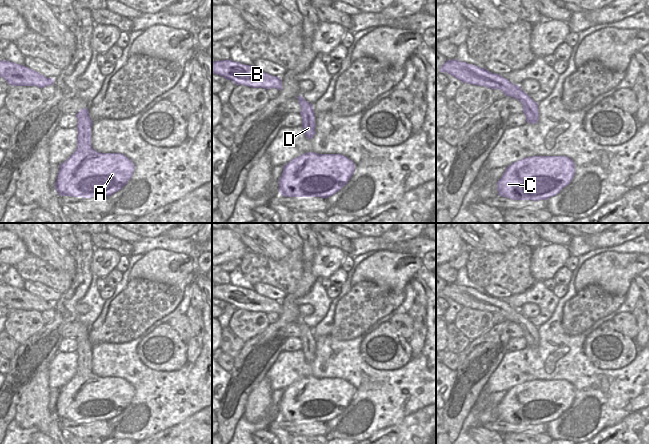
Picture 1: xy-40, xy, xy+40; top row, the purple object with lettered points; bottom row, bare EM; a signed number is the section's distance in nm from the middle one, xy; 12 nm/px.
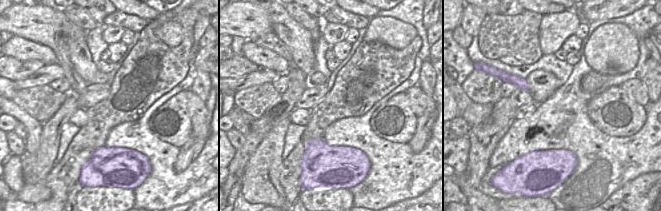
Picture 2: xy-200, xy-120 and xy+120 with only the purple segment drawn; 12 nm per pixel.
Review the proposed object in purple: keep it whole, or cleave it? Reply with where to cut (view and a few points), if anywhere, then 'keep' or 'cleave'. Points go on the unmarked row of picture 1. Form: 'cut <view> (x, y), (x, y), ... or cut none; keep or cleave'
cut none; keep

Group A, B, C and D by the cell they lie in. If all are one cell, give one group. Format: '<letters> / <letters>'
A B C D

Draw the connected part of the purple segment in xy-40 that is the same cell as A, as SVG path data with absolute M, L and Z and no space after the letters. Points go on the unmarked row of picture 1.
M81 333L76 341L77 372L59 389L55 413L60 420L109 421L128 407L135 389L124 378L94 374L91 369L93 346L88 333Z

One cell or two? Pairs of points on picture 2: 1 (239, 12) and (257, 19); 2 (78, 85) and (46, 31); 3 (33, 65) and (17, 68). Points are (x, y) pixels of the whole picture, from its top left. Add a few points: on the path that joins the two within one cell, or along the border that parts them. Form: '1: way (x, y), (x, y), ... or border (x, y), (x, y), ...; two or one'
1: way (243, 14), (251, 14), (253, 16); one
2: way (69, 72), (63, 60), (59, 44); one
3: way (29, 67), (21, 68); one

